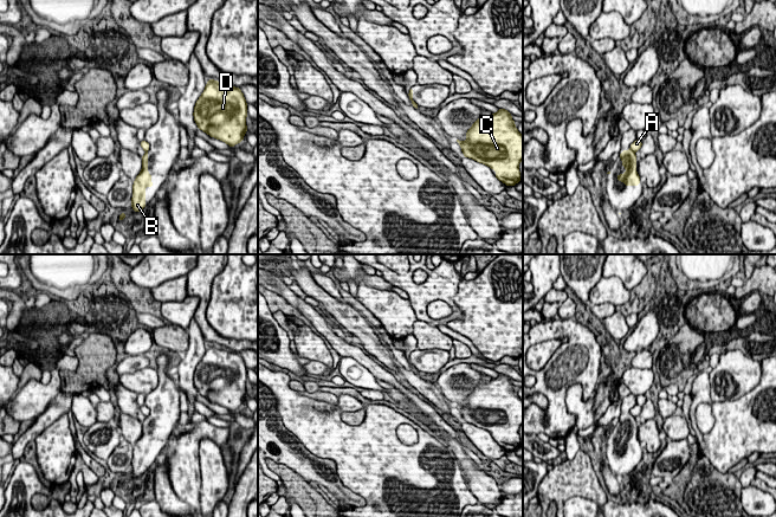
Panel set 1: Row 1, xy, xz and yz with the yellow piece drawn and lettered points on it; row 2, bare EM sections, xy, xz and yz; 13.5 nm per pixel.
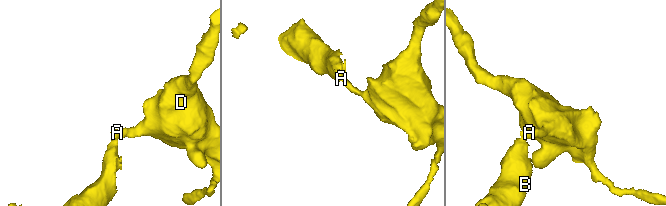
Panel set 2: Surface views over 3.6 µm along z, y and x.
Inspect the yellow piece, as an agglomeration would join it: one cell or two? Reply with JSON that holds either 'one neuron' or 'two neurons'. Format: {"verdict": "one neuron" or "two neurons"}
{"verdict": "two neurons"}

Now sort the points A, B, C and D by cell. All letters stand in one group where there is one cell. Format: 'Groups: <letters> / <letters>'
Groups: A C D / B

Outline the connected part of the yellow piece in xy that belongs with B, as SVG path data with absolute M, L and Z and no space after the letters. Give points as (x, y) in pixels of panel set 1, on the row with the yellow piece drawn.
M148 151L142 156L142 170L136 176L132 186L131 207L140 212L146 207L146 187L153 188L153 175L148 173Z

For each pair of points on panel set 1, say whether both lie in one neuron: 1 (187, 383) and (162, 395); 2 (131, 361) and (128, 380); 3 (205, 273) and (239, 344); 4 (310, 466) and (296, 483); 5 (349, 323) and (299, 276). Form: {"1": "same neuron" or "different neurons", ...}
{"1": "different neurons", "2": "different neurons", "3": "same neuron", "4": "different neurons", "5": "same neuron"}

